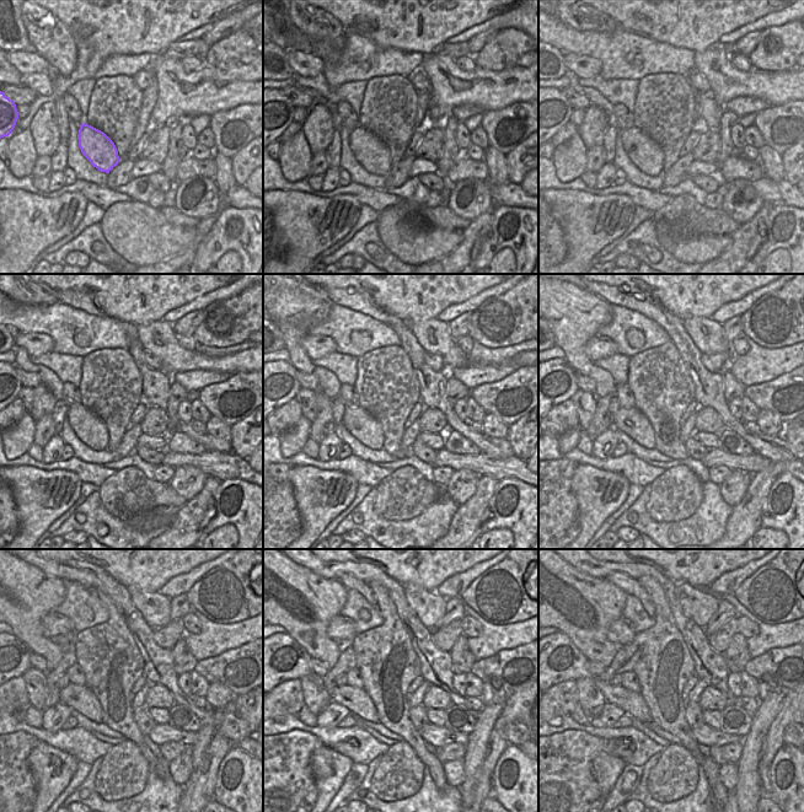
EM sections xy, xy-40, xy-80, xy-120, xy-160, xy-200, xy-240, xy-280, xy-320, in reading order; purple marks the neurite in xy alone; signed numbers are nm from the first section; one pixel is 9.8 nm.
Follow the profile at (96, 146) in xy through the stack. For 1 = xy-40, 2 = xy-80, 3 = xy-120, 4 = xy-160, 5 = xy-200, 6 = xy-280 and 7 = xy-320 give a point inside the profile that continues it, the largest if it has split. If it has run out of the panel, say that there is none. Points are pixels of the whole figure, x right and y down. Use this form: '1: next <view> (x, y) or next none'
1: next xy-40 (371, 152)
2: next xy-80 (643, 151)
3: next xy-120 (90, 429)
4: next xy-160 (360, 424)
5: next xy-200 (631, 421)
6: next xy-280 (357, 700)
7: next xy-320 (632, 703)

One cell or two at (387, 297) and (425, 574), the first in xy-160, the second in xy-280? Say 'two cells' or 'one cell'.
one cell

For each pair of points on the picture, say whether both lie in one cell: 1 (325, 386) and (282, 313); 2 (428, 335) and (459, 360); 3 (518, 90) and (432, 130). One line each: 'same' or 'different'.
1: same
2: same
3: different

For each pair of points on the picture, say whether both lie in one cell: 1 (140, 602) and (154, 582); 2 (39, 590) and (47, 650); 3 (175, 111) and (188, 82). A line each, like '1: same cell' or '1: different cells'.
1: different cells
2: same cell
3: same cell

